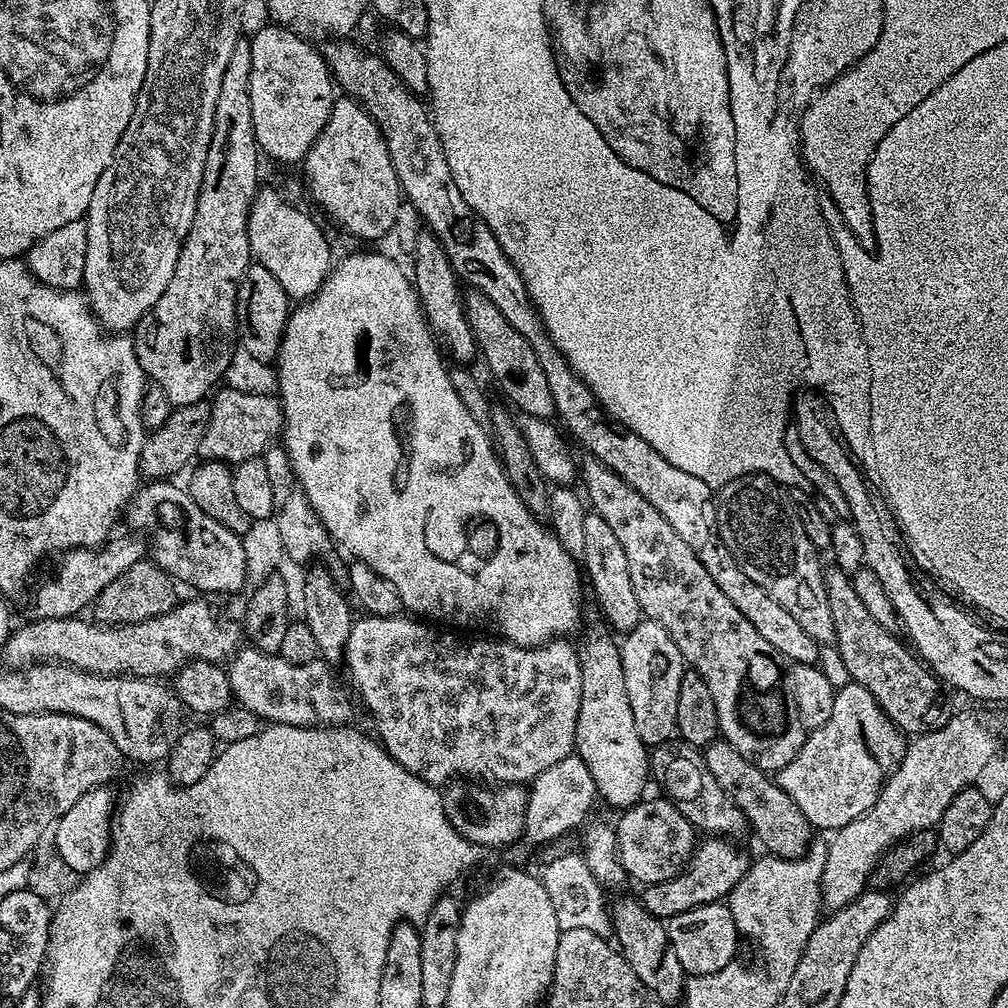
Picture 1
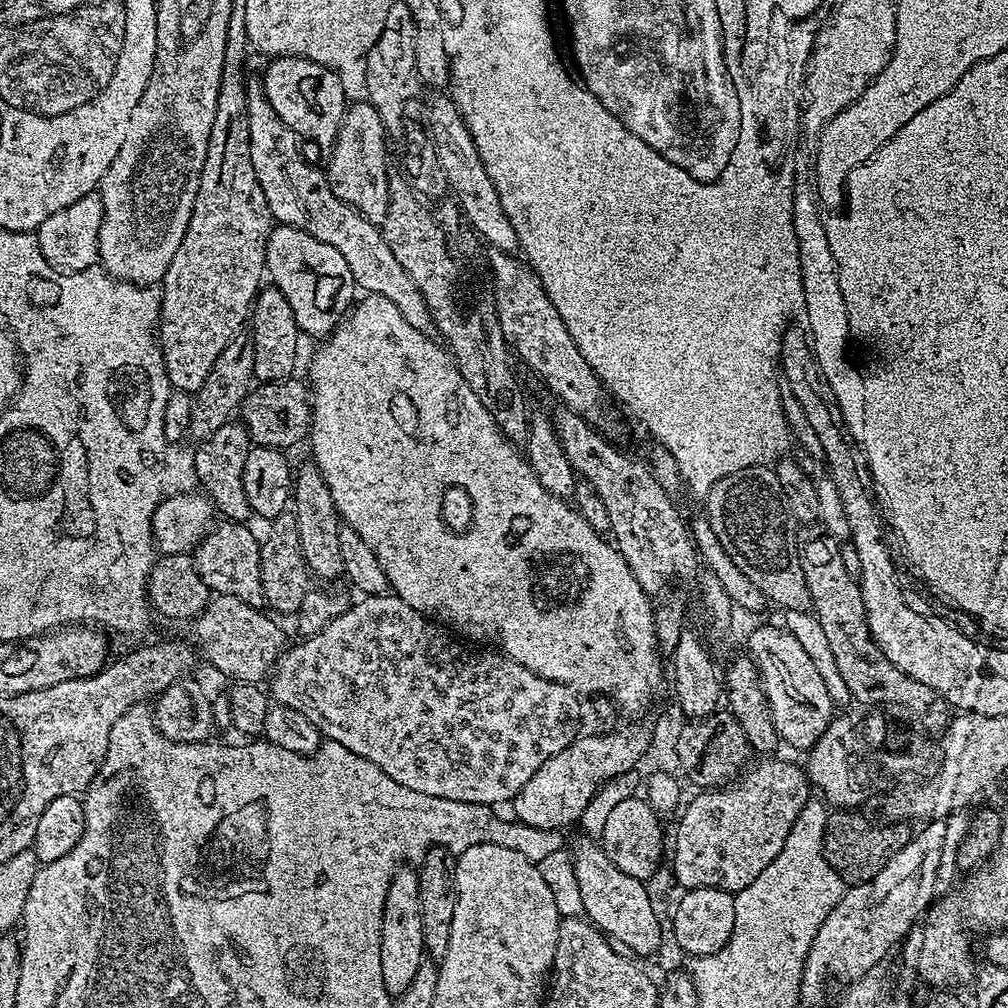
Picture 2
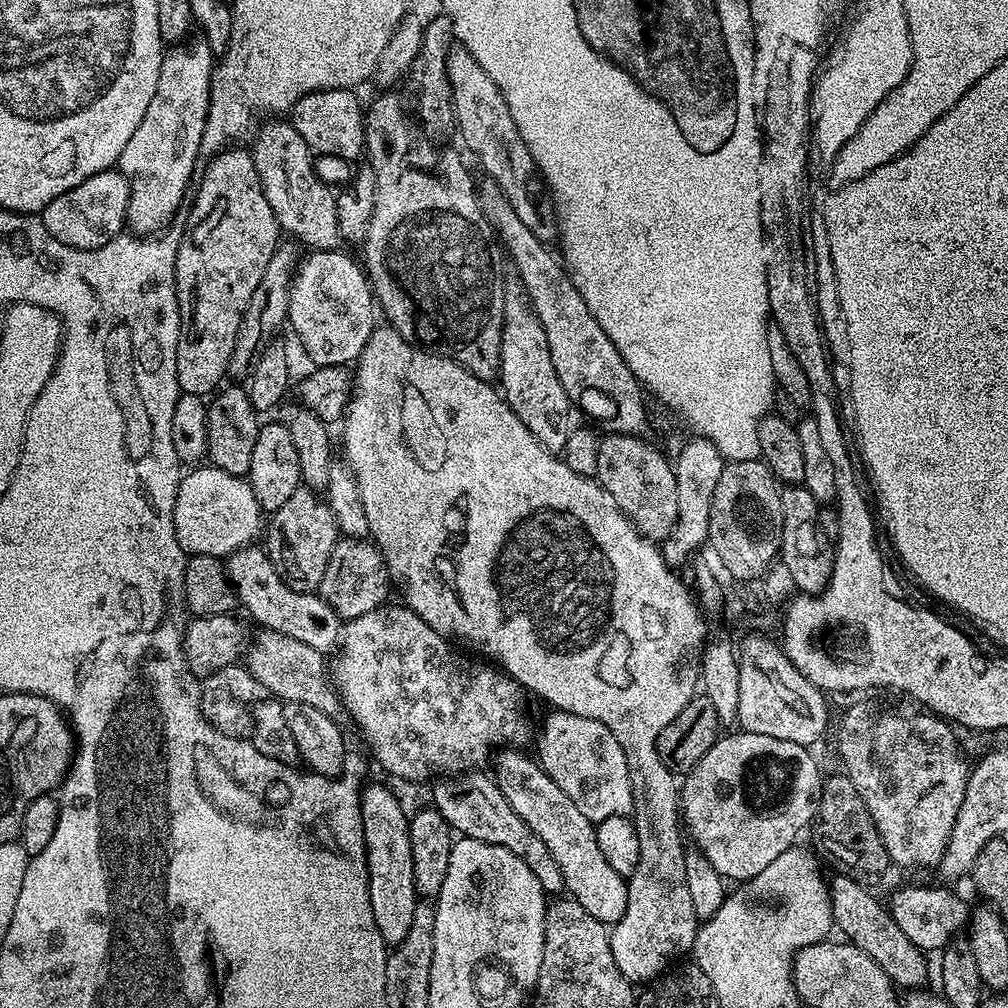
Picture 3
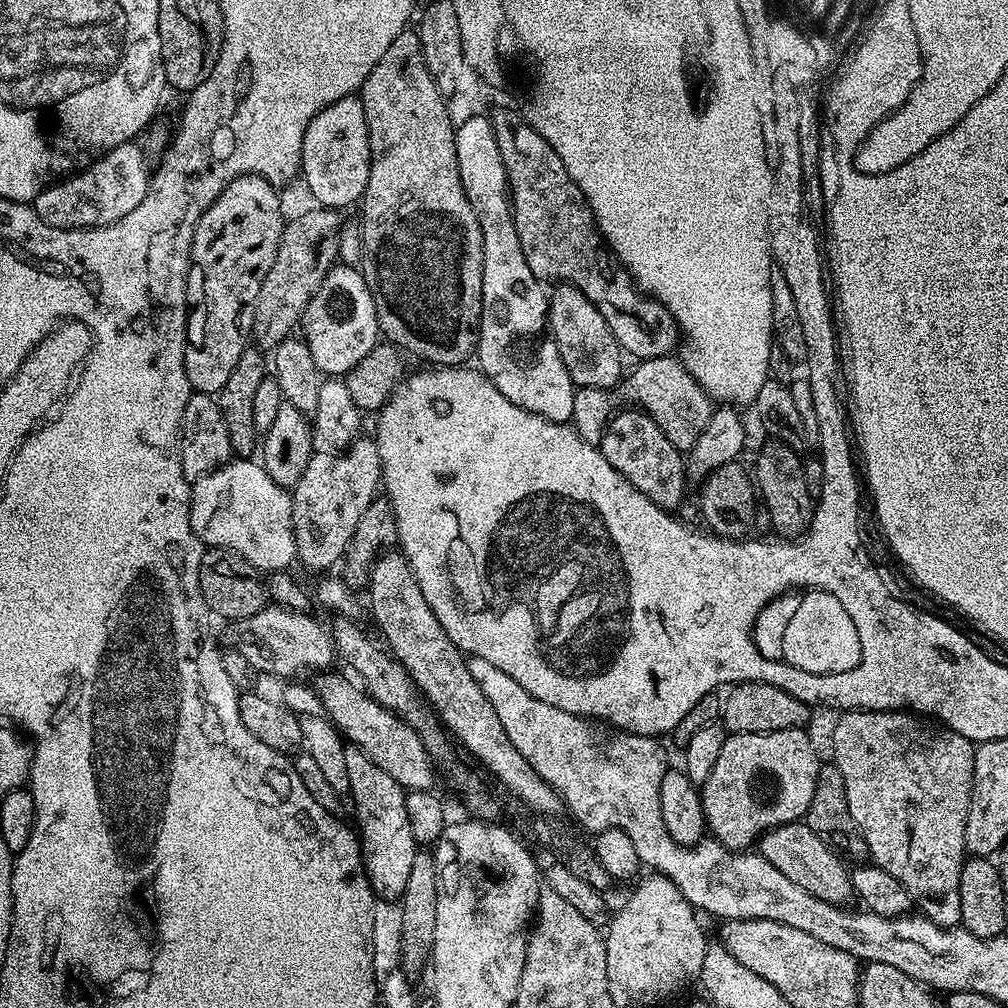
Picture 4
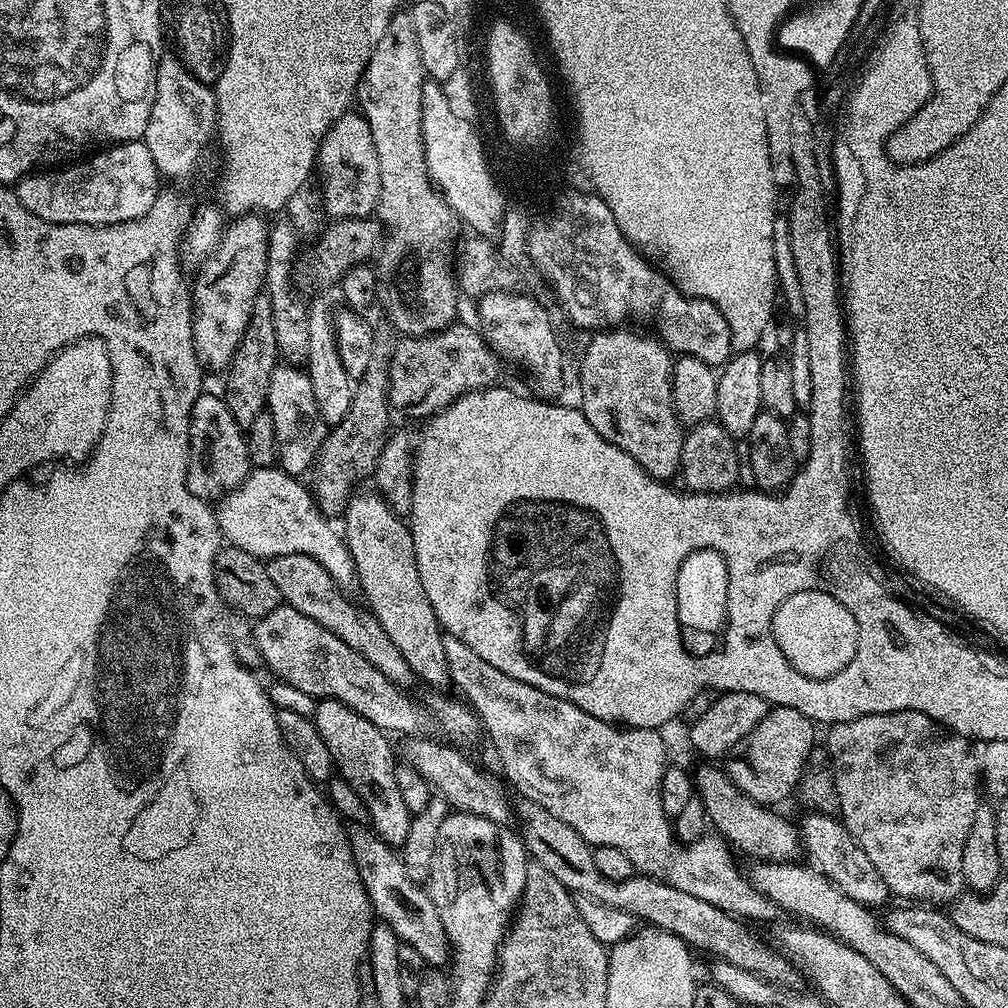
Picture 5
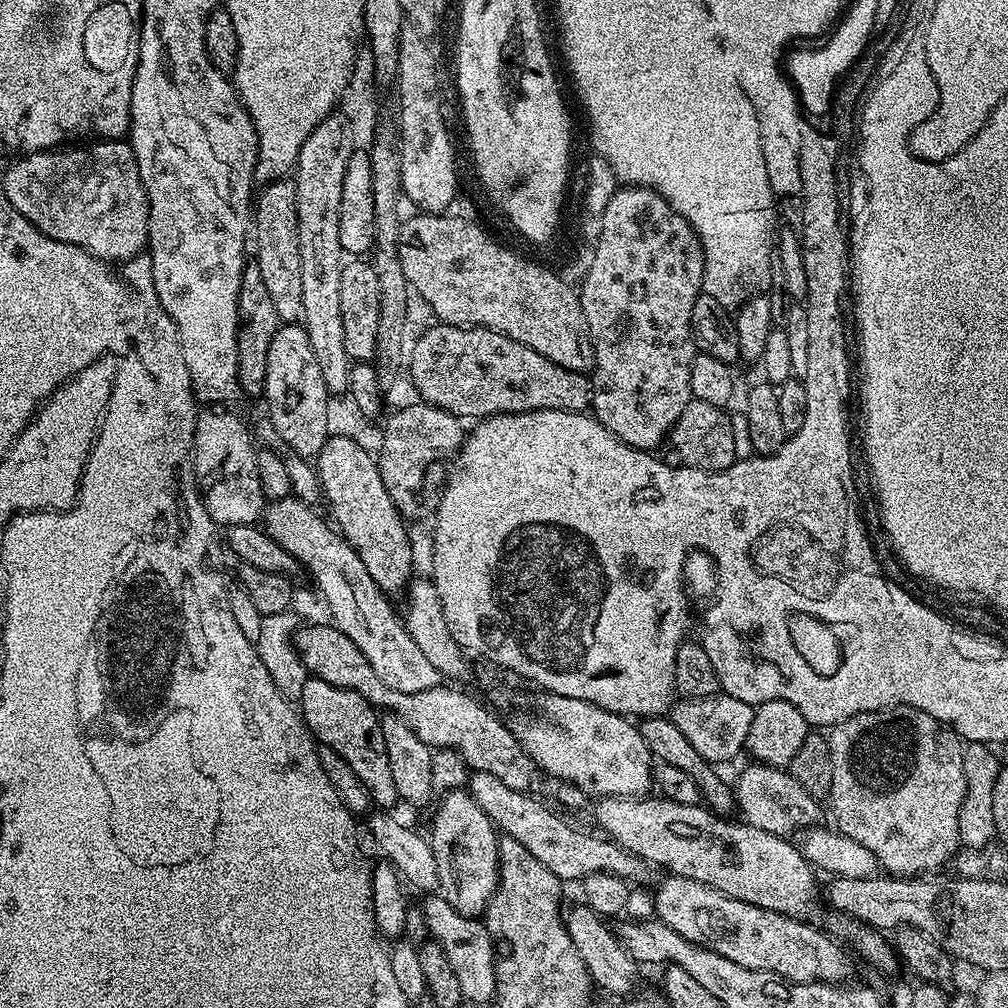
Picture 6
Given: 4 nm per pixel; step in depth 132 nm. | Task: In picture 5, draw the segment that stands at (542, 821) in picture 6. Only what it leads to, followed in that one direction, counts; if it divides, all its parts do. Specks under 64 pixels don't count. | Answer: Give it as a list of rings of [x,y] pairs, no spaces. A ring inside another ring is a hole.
[[[412,738],[407,744],[404,756],[402,752],[403,763],[418,770],[418,774],[422,774],[422,778],[426,778],[426,782],[443,796],[449,809],[457,813],[480,815],[500,825],[507,825],[508,819],[513,819],[514,804],[511,799],[508,801],[508,796],[504,793],[505,785],[499,779],[496,781],[490,773],[483,772],[474,761],[467,760],[464,757],[467,755],[459,747],[447,742],[441,743],[436,738]]]

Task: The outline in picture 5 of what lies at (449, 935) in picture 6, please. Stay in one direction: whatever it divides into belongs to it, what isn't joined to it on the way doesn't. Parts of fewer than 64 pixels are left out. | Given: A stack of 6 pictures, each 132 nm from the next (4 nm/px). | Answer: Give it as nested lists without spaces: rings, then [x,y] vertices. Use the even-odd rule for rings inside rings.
[[[351,823],[347,827],[347,840],[354,864],[358,866],[358,878],[362,878],[362,886],[366,886],[373,913],[394,930],[401,944],[414,946],[414,950],[422,954],[425,965],[436,970],[443,969],[449,963],[450,949],[442,918],[438,918],[438,910],[428,896],[427,887],[406,874],[406,866],[401,862],[399,853],[369,825]]]

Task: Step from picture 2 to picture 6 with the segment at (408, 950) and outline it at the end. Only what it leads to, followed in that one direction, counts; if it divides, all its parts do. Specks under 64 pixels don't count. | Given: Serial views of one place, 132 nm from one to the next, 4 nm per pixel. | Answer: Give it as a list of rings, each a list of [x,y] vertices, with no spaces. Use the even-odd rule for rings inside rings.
[[[308,678],[298,701],[298,711],[305,728],[312,733],[313,737],[323,747],[333,748],[344,759],[346,766],[354,770],[358,782],[362,782],[362,786],[368,792],[369,801],[380,810],[395,809],[395,804],[400,800],[398,786],[394,786],[394,777],[390,775],[390,758],[386,758],[386,742],[382,742],[380,716],[371,702],[362,698],[362,694],[354,694],[354,690],[346,690],[342,686],[332,686],[330,682]]]

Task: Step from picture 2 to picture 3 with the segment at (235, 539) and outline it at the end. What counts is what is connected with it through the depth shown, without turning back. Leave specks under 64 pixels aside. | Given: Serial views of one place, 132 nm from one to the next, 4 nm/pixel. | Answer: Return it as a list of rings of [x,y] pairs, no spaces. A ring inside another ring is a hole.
[[[256,547],[240,548],[226,560],[239,607],[245,608],[260,623],[261,629],[286,634],[286,638],[306,642],[306,646],[314,646],[314,650],[325,654],[335,653],[340,646],[342,621],[334,606],[327,604],[316,592],[299,592],[286,586],[267,551]]]

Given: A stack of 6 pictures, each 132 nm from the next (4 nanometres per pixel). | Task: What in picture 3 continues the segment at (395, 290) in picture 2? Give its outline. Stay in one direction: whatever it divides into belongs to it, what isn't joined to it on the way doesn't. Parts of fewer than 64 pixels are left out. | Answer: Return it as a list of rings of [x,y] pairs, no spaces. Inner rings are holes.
[[[276,118],[273,124],[259,125],[255,133],[256,141],[250,144],[252,161],[258,170],[258,178],[262,182],[262,190],[266,194],[266,202],[270,202],[270,210],[274,210],[274,218],[285,233],[288,232],[301,245],[309,244],[312,250],[336,250],[341,247],[342,237],[336,221],[337,193],[331,192],[320,181],[318,173],[312,169],[314,153],[298,134],[291,122]]]

